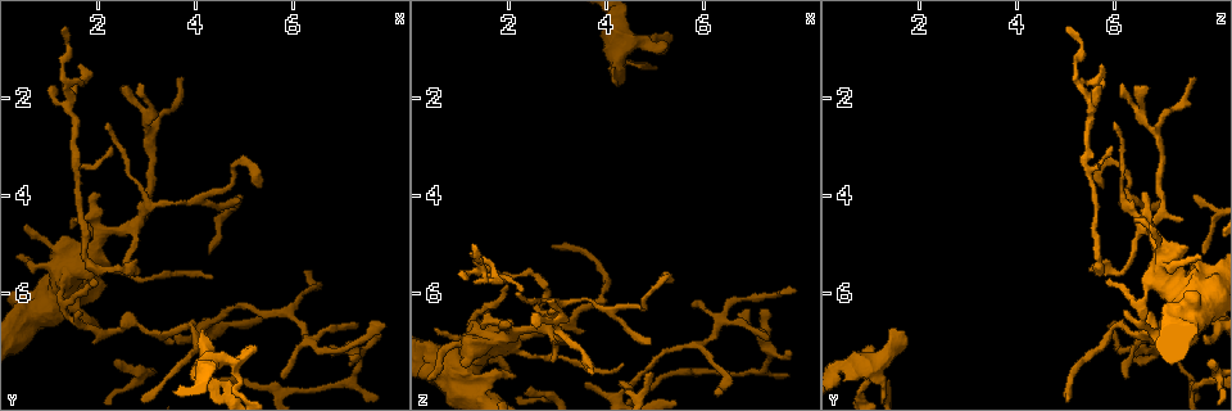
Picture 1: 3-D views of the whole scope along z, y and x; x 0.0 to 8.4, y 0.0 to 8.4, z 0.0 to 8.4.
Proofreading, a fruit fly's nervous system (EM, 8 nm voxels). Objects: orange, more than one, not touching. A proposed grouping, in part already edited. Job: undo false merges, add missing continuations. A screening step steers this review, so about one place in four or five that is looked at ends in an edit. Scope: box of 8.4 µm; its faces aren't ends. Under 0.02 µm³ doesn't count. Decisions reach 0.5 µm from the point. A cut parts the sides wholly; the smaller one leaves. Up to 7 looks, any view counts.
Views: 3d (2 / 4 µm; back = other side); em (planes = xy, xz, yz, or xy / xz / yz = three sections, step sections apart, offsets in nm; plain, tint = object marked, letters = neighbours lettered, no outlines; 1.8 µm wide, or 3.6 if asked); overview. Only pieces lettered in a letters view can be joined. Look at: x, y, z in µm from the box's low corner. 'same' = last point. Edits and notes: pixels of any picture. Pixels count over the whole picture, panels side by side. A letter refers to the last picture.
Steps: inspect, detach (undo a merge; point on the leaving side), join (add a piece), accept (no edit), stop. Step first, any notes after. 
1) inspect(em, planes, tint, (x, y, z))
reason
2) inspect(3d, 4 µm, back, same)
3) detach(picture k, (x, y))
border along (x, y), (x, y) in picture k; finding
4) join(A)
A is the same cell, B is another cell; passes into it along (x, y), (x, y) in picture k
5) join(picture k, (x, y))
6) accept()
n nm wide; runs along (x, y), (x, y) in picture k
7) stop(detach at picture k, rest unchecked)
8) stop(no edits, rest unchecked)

inspect(3d, 4 µm, (1.30, 5.80, 7.15))
abrupt turn

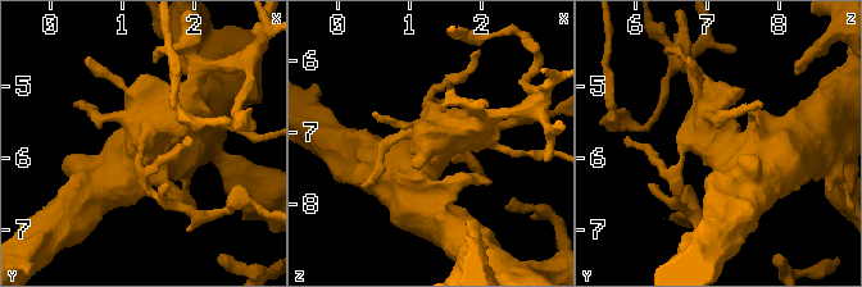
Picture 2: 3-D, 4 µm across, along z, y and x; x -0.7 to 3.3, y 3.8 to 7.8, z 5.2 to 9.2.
inspect(em, 3.6 µm, planes, plain, (1.30, 5.75, 7.10))

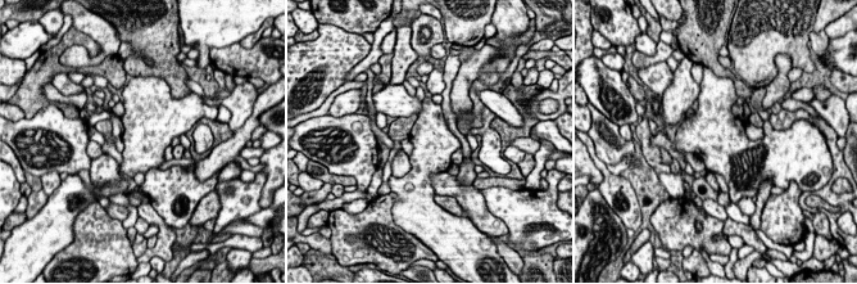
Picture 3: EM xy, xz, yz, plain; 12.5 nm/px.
inspect(em, 3.6 µm, planes, letters, same)

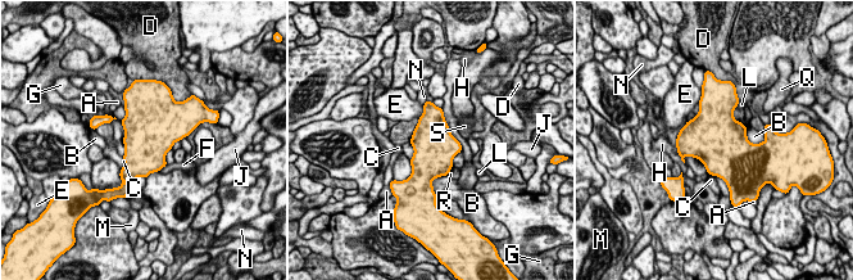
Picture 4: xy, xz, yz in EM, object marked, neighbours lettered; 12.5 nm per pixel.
accept()
A, B, C, D, E, F, G, H, J, L, M, N, Q, R and S are other cells; border along (409, 141), (413, 149), (411, 158) in picture 4; one neuron here

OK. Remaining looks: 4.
inspect(em, xz, step 16, letters, (2.70, 4.70, 6.60))
four-way junction

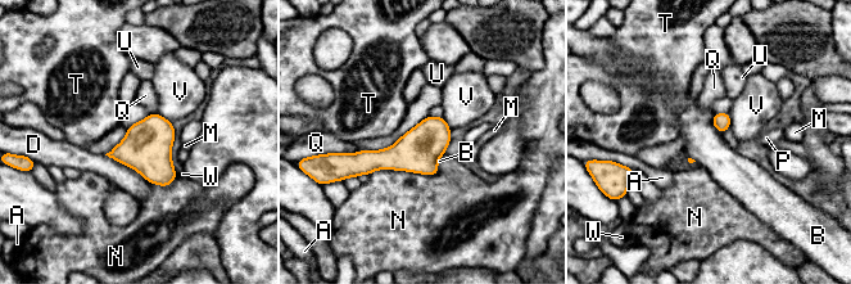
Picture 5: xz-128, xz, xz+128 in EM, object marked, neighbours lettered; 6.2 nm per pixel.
accept()
A, B, D, M, N, P, Q, T, U, V and W are other cells; border along (713, 113), (713, 125), (722, 134) in picture 5; all the same neuron

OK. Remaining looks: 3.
inspect(em, xz, step 4, tint, (3.90, 6.65, 6.10))
sharp bend

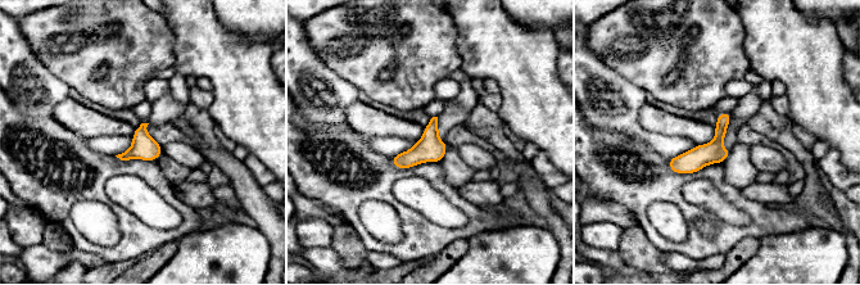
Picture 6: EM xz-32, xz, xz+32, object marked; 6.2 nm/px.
inspect(em, xz, step 4, letters, same)

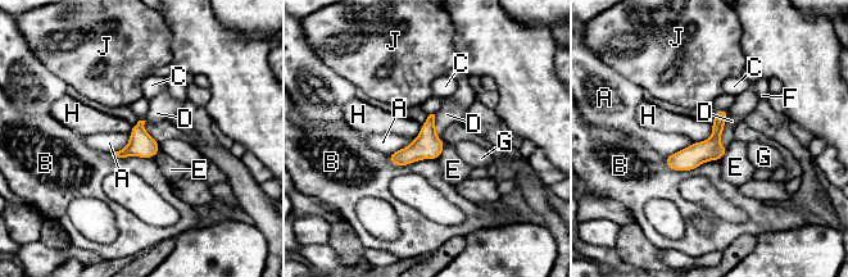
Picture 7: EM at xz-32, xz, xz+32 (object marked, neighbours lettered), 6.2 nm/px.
accept()
A, B, C, D, E, F, G, H and J are other cells; border along (712, 125), (712, 134), (693, 144) in picture 7; continuous, no second neuron

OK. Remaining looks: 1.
stop(no edits, rest unchecked)

